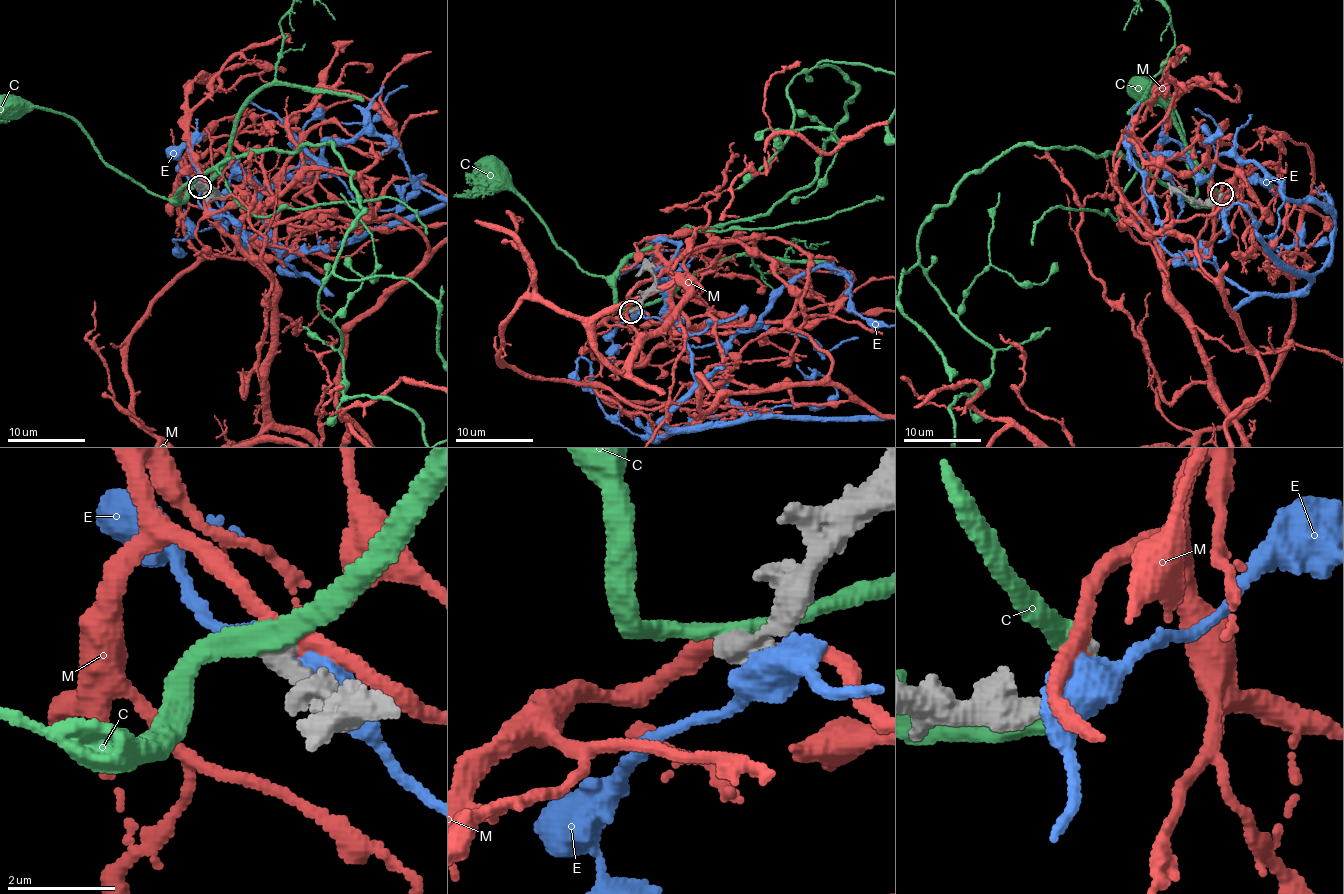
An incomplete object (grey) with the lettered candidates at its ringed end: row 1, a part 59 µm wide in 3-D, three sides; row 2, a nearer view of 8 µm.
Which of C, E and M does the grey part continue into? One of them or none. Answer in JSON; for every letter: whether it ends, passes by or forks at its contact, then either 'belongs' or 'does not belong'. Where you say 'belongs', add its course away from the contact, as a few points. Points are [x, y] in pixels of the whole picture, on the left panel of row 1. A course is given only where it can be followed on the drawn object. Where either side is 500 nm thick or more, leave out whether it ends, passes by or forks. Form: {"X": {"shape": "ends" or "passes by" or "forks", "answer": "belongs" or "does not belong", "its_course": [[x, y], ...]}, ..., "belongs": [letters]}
{"C": {"shape": "passes by", "answer": "does not belong"}, "E": {"answer": "does not belong"}, "M": {"shape": "passes by", "answer": "does not belong"}, "belongs": []}

